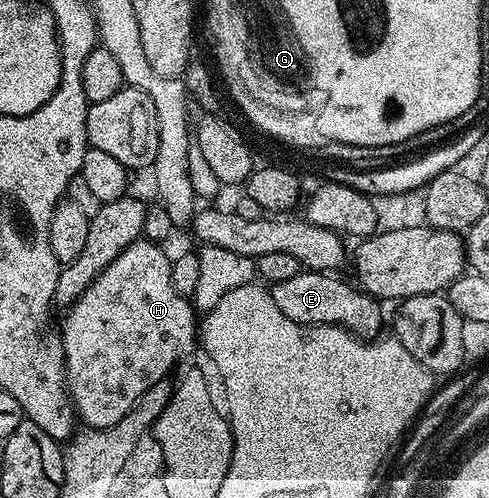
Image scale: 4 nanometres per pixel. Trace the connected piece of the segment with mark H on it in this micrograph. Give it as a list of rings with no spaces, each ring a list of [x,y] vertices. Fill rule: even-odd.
[[[134,240],[66,309],[61,331],[63,371],[78,419],[88,428],[108,428],[121,422],[139,403],[141,394],[168,379],[182,357],[194,349],[194,344],[196,347],[197,312],[188,297],[177,294],[171,277],[172,257],[159,248],[162,247],[153,240]]]

